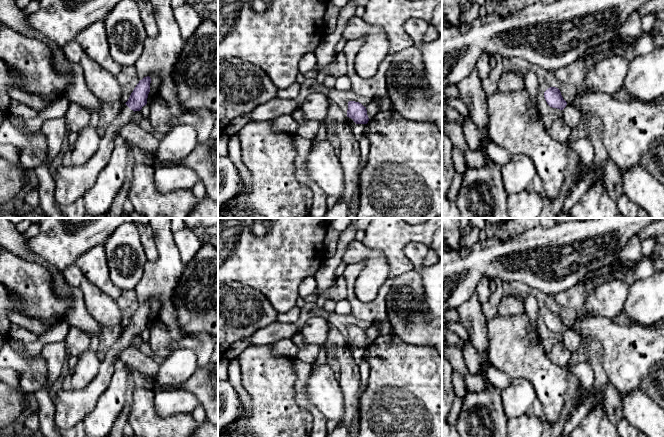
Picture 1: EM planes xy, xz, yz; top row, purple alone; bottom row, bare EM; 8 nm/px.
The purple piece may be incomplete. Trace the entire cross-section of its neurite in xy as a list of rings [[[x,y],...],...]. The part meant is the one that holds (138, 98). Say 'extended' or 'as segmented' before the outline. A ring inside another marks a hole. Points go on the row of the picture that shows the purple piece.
extended; [[[144,77],[134,88],[128,101],[122,105],[119,114],[112,120],[92,158],[81,166],[61,166],[53,170],[56,184],[54,198],[62,206],[74,203],[96,182],[99,173],[108,164],[115,148],[114,140],[124,125],[132,120],[133,113],[147,104],[151,78]]]

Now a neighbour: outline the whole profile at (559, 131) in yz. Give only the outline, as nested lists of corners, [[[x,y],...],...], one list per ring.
[[[561,117],[552,123],[548,128],[548,133],[555,141],[567,143],[571,136],[571,129]]]

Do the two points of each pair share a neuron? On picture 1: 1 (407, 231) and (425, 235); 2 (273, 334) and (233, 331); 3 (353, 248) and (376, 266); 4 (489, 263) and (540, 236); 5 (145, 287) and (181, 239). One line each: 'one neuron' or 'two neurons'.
1: one neuron
2: two neurons
3: one neuron
4: one neuron
5: two neurons

